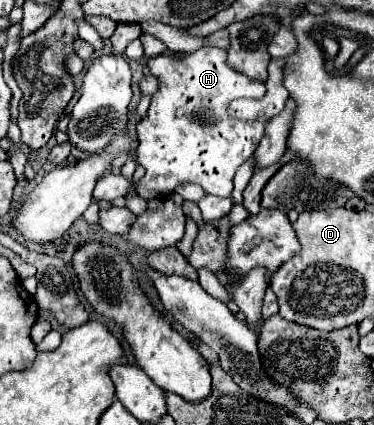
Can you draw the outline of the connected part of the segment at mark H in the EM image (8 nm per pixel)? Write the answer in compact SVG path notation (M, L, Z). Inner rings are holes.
M201 47L187 57L163 53L149 59L147 65L159 85L151 95L147 117L137 123L137 161L147 169L145 177L137 183L137 195L143 199L167 197L179 183L189 181L201 185L209 195L229 197L233 175L253 155L255 145L259 145L265 121L235 121L227 115L227 107L239 97L261 99L265 83L235 73L227 65L227 51L217 47Z

